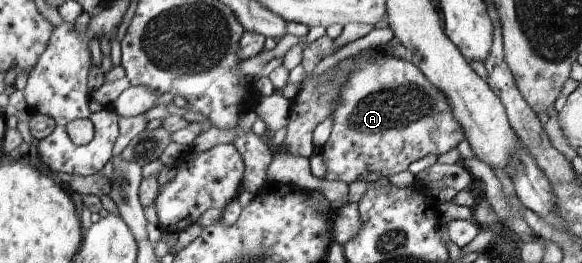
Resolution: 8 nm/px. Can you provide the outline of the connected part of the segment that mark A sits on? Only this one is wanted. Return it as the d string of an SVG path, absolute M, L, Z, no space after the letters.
M363 52L355 58L355 70L345 76L339 100L333 106L329 118L333 120L333 131L322 146L323 162L327 168L324 180L337 180L348 185L358 180L363 181L365 173L369 172L391 177L429 154L441 156L457 148L465 139L461 122L457 122L457 118L453 116L445 94L435 88L410 61L389 58L385 54Z

